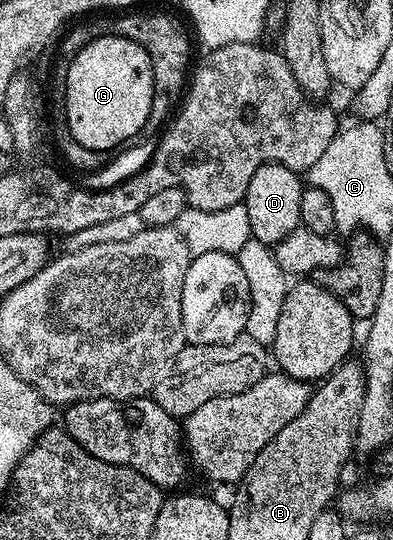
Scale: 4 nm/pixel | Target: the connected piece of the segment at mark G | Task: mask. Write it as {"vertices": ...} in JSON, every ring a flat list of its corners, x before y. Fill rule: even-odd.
{"vertices":[[102,36,85,46,67,68,61,97,69,134,89,150,110,153,145,126,153,105,154,78,150,54,137,42,120,36]]}

